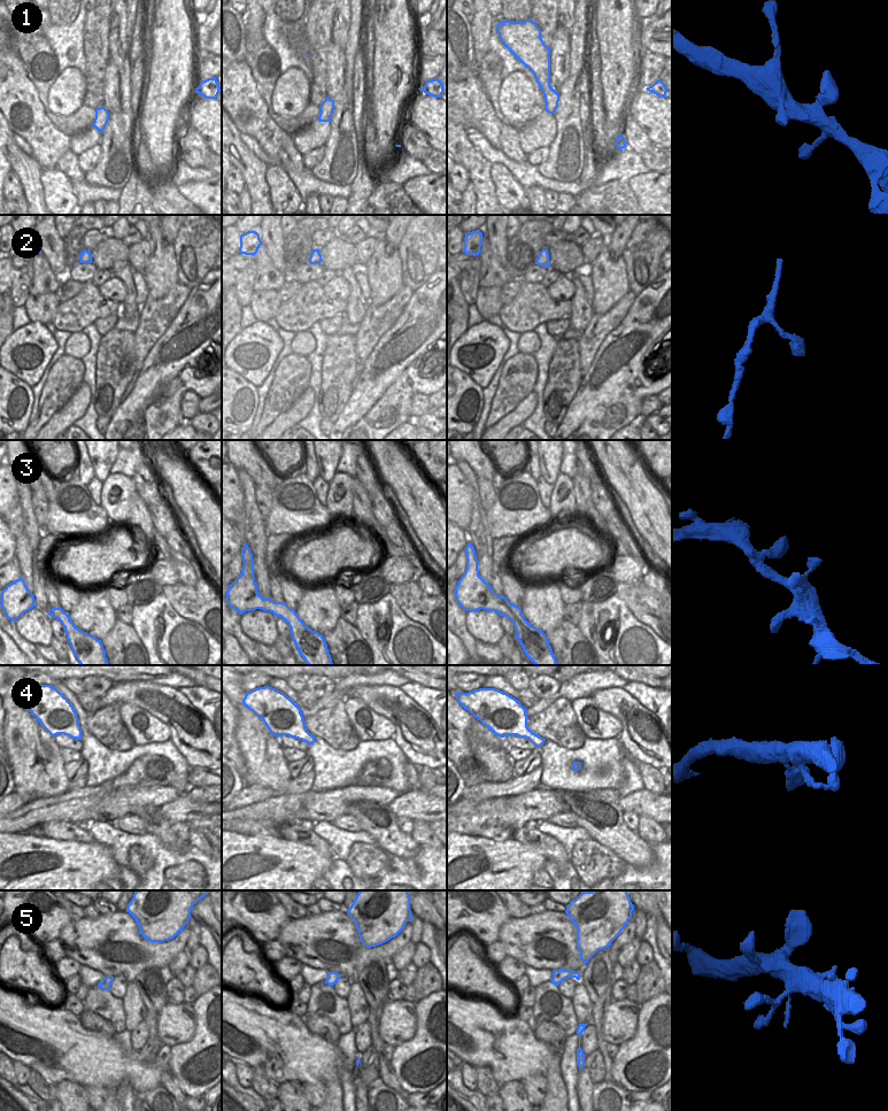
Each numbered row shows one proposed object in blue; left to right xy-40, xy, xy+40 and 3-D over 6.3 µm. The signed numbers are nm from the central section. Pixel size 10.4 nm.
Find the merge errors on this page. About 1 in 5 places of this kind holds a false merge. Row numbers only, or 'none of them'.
none of them

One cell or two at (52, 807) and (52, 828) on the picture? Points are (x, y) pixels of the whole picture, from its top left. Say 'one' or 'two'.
two

